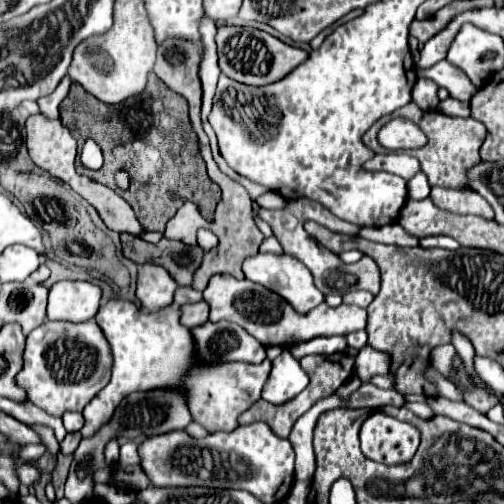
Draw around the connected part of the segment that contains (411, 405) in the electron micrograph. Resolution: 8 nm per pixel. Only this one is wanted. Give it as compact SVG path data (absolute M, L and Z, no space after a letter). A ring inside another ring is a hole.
M406 401L404 407L422 419L430 419L434 415L434 413L430 413L430 407L426 403L420 403L420 401Z

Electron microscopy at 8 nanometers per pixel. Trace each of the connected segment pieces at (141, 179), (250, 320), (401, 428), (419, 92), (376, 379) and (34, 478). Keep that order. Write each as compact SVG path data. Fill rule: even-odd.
M154 73L148 75L148 85L138 95L140 97L130 97L120 105L106 105L86 93L78 83L72 83L68 97L60 103L60 119L76 137L78 147L82 147L84 139L92 137L104 153L100 171L84 169L82 173L116 189L114 171L126 169L130 173L130 189L124 191L122 197L134 209L146 231L162 233L168 219L176 213L176 201L194 201L202 217L212 221L220 189L206 177L206 165L202 165L198 153L198 139L190 127L186 99L170 91ZM146 183L150 183L150 189L144 189Z
M212 275L208 287L204 289L204 301L210 305L210 321L234 321L244 327L250 335L254 335L264 347L282 345L292 347L296 343L310 341L314 337L330 337L330 335L346 335L352 331L360 331L366 327L366 309L356 305L340 305L328 307L320 303L316 309L308 313L298 313L286 303L280 295L268 291L266 287L252 283L248 279L234 279L232 275Z
M380 411L370 413L360 429L362 453L378 463L408 463L420 445L420 433L410 423L388 417Z
M418 79L412 91L412 99L422 107L422 109L436 109L440 99L438 99L438 85L430 79Z
M386 373L386 375L374 375L374 377L370 377L368 383L376 385L380 389L394 389L394 377L390 373Z
M22 465L22 467L18 469L18 475L20 475L20 481L22 481L26 487L38 483L38 479L40 479L40 471L38 471L36 467L30 467L30 465Z

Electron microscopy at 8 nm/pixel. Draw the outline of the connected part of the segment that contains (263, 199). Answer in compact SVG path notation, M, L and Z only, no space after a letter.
M268 191L268 193L260 195L260 197L256 199L256 203L258 203L260 207L264 207L264 209L284 209L284 207L286 207L286 201L284 201L278 193L274 193L274 191Z

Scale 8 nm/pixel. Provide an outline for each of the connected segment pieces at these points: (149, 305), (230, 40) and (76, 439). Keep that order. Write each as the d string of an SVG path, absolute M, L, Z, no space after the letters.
M146 263L139 267L136 297L142 308L158 311L172 305L176 281L160 265Z
M220 25L216 33L216 47L218 47L220 71L238 83L256 85L256 87L282 79L286 73L290 73L308 57L306 51L286 45L280 39L272 37L270 33L254 29L254 27Z
M68 433L62 443L60 443L60 449L63 454L71 455L78 447L82 437L78 433Z

